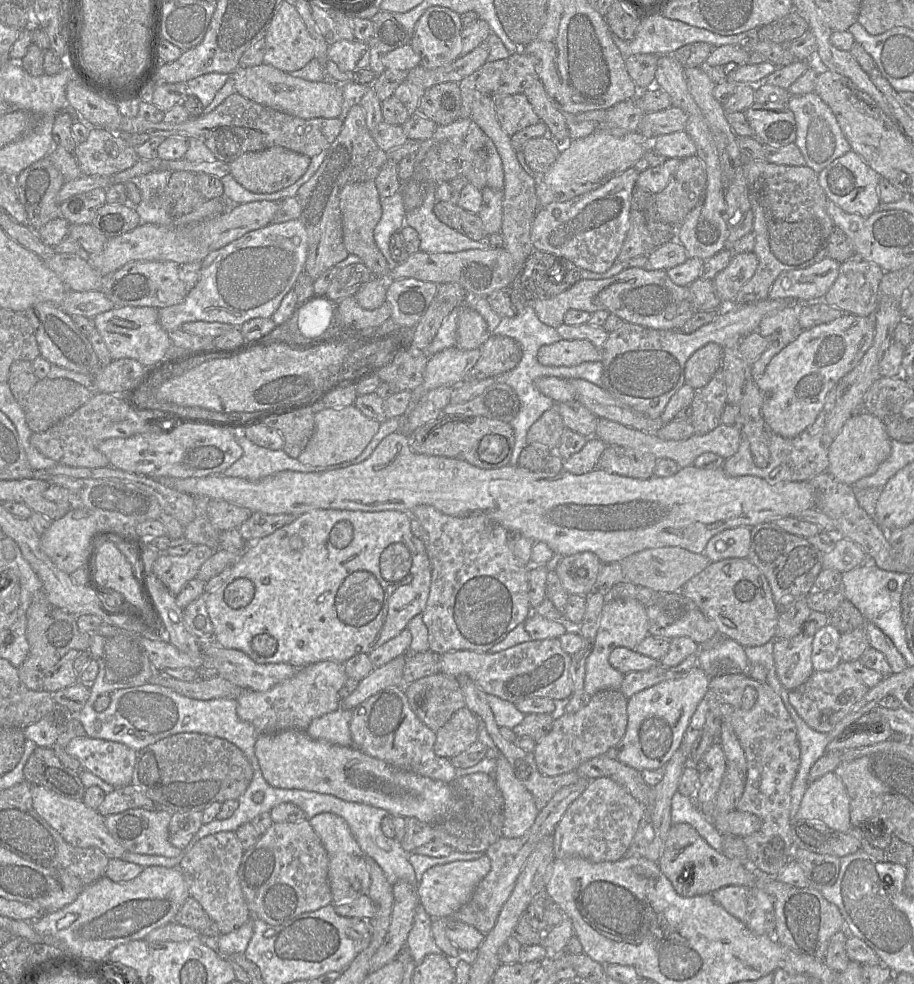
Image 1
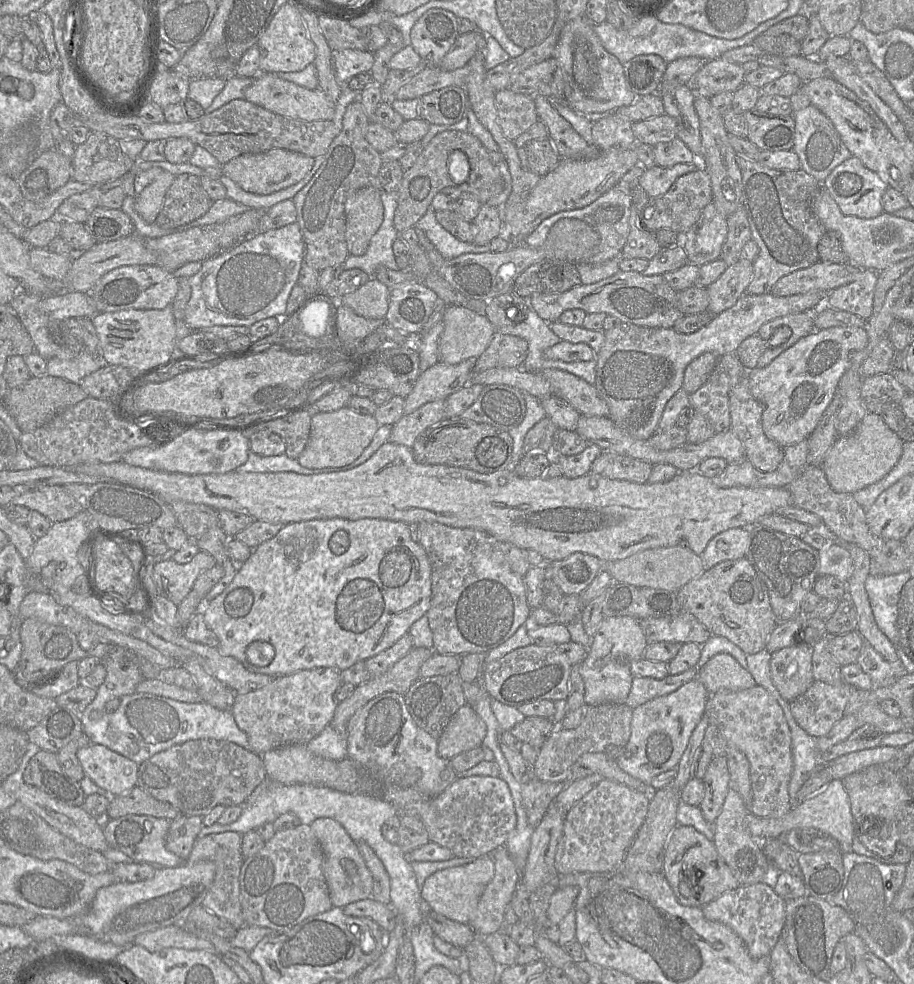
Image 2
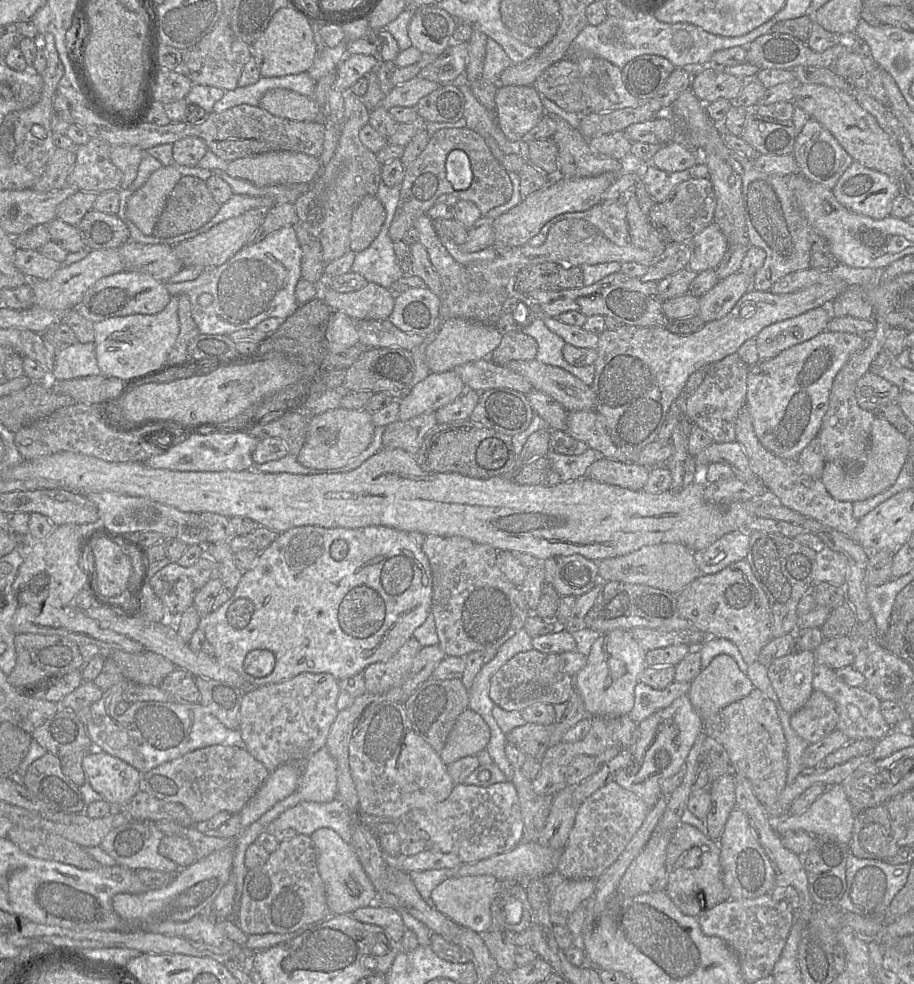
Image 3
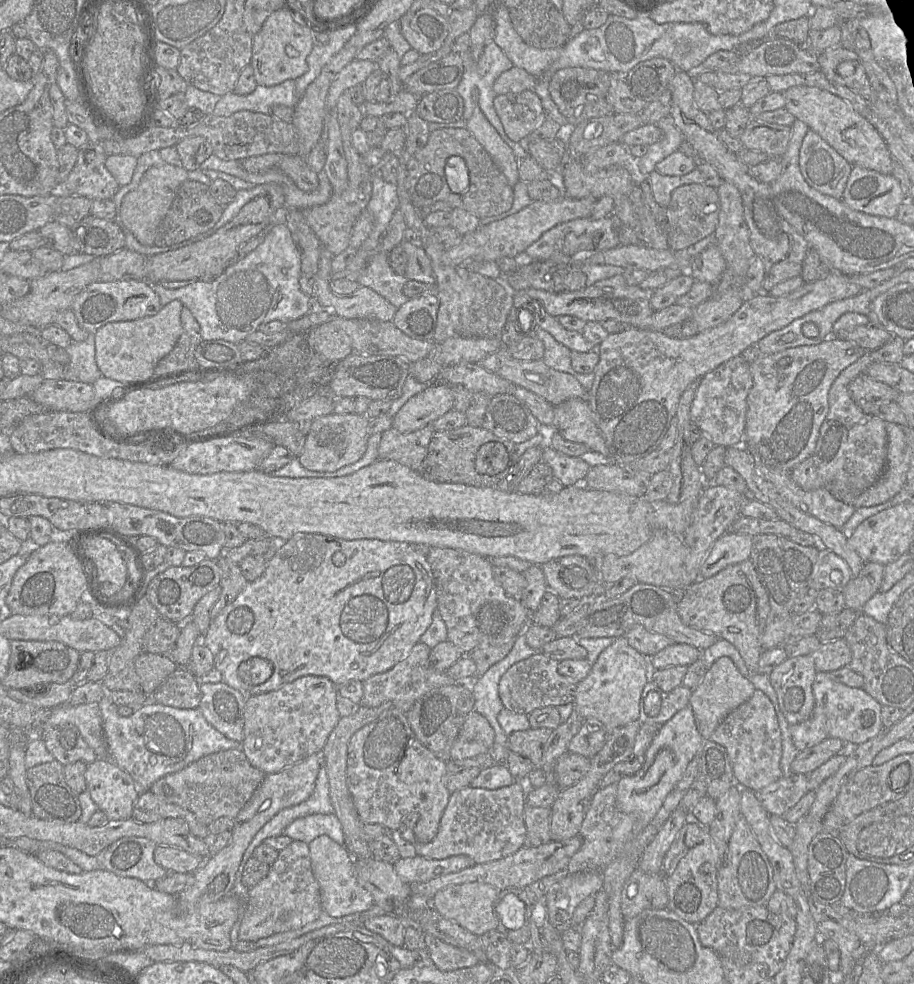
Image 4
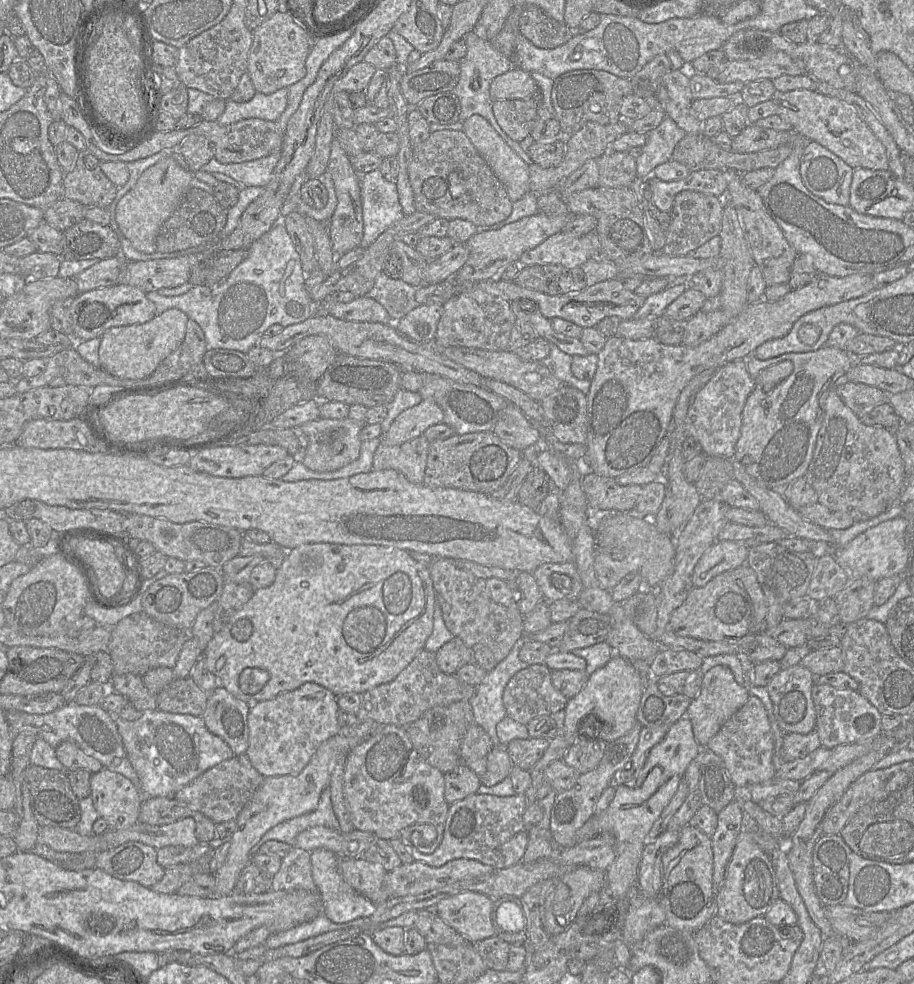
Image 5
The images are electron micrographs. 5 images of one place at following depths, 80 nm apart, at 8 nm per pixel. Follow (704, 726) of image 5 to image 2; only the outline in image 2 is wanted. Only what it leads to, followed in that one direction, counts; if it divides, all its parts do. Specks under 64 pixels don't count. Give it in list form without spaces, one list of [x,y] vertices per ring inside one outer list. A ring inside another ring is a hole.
[[[717,654],[713,656],[698,670],[697,679],[704,685],[709,695],[720,690],[741,691],[756,685],[749,671],[743,669],[729,654]]]

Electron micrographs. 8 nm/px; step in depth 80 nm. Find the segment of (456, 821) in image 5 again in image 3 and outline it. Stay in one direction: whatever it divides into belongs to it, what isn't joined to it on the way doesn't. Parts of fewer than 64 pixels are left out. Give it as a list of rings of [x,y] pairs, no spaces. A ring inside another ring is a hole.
[[[512,781],[495,783],[487,787],[455,784],[450,796],[443,802],[426,809],[410,810],[397,821],[403,823],[409,834],[425,840],[426,849],[454,854],[460,858],[463,864],[477,862],[507,852],[523,840],[524,824],[518,794]]]

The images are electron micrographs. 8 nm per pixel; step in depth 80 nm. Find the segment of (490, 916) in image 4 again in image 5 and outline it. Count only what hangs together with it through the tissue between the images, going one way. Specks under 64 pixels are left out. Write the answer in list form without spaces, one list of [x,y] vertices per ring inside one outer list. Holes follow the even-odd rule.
[[[465,891],[439,901],[437,915],[470,943],[478,943],[495,933],[492,921],[494,899],[475,891]]]

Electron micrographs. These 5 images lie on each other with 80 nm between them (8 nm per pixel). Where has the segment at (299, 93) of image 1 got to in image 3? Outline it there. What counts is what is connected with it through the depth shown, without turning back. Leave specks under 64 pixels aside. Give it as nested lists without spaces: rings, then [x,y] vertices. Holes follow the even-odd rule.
[[[282,88],[268,90],[259,104],[272,115],[293,121],[324,121],[325,117],[311,97]]]

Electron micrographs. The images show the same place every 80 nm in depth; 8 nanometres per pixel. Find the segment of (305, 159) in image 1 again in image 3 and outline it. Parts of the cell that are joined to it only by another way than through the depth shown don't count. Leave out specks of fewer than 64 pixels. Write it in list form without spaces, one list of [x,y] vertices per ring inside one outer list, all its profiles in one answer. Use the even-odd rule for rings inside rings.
[[[272,151],[228,162],[226,173],[256,186],[312,183],[321,169],[318,158],[300,152]]]

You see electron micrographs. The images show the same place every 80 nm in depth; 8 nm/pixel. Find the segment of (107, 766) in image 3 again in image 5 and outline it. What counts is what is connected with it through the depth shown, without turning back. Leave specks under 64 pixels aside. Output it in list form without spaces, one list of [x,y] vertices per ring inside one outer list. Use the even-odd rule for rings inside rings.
[[[102,767],[90,776],[90,797],[109,829],[127,829],[138,822],[143,794],[125,776]]]

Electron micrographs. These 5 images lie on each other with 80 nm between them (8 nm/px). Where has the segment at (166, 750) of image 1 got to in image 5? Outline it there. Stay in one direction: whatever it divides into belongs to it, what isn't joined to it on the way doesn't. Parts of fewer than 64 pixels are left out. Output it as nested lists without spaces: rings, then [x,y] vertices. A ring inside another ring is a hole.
[[[245,754],[234,755],[203,772],[172,797],[190,809],[201,812],[217,824],[235,820],[263,779]]]

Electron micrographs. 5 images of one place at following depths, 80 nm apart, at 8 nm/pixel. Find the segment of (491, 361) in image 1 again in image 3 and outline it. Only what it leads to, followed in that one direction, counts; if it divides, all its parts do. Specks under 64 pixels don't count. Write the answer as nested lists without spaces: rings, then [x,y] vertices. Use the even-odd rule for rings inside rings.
[[[510,332],[502,336],[498,347],[486,359],[498,365],[506,365],[510,361],[533,360],[537,348],[534,338],[520,332]]]

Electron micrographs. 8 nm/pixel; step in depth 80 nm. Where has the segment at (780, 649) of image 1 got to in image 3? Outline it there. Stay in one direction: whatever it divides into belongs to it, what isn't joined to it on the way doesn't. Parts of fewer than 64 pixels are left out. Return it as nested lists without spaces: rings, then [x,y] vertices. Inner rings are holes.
[[[792,651],[775,659],[767,668],[780,705],[790,716],[804,706],[814,690],[814,664],[813,651]]]

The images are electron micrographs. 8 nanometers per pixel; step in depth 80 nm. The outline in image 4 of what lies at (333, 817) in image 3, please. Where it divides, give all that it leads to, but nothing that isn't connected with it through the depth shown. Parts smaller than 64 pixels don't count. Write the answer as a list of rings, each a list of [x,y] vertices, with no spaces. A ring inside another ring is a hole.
[[[334,813],[311,814],[297,818],[286,827],[283,834],[292,840],[303,841],[307,844],[321,835],[329,836],[339,845],[345,844],[342,825]]]

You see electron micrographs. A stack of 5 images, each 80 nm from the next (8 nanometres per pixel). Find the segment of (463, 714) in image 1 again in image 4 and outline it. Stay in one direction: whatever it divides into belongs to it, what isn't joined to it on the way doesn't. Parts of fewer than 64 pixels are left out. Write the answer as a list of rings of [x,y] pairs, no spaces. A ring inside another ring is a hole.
[[[471,711],[458,734],[450,752],[449,761],[475,758],[490,751],[494,744],[494,731],[479,713]]]

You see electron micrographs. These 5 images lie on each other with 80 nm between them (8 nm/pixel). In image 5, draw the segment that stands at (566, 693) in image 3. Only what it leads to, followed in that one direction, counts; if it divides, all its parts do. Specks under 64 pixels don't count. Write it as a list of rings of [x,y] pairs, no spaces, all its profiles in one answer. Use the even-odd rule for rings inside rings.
[[[532,664],[518,671],[503,691],[507,716],[523,725],[537,716],[565,709],[567,702],[553,686],[546,664]]]

